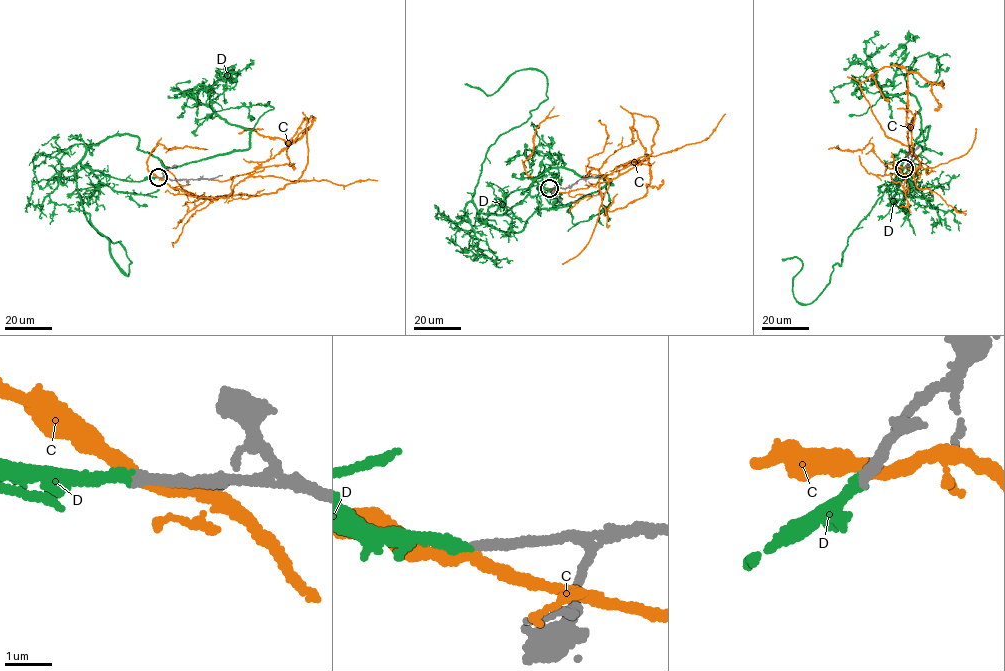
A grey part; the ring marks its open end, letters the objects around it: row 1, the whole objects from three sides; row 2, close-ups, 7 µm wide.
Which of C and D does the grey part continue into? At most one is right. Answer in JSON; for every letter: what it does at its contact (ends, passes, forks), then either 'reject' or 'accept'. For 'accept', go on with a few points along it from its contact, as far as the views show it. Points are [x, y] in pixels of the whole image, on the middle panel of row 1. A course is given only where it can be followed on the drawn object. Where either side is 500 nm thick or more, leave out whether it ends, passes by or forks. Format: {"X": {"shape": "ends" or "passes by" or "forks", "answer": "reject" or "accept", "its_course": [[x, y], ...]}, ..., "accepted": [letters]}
{"C": {"shape": "passes by", "answer": "reject"}, "D": {"shape": "ends", "answer": "accept", "its_course": [[549, 188], [478, 214], [518, 233], [612, 185], [550, 168], [547, 211]]}, "accepted": ["D"]}

